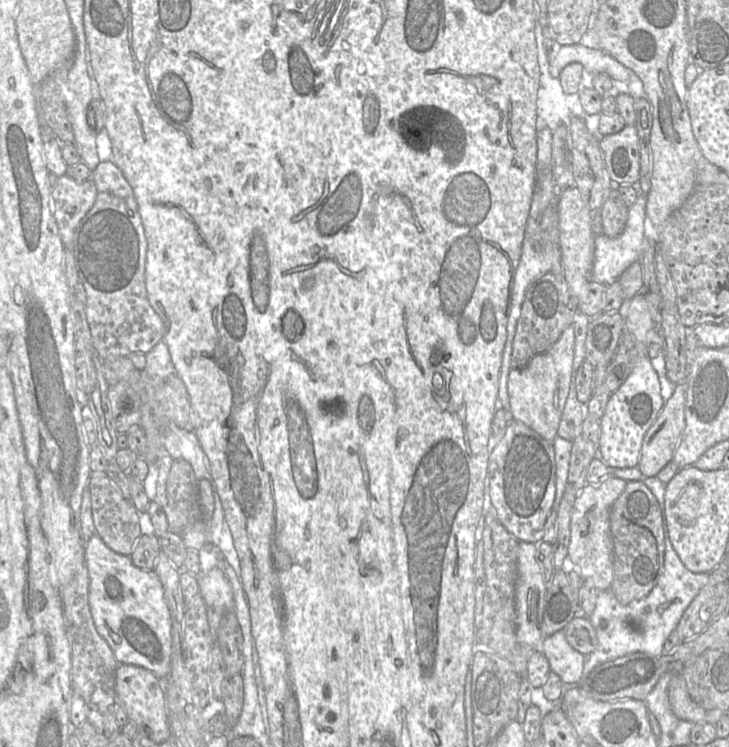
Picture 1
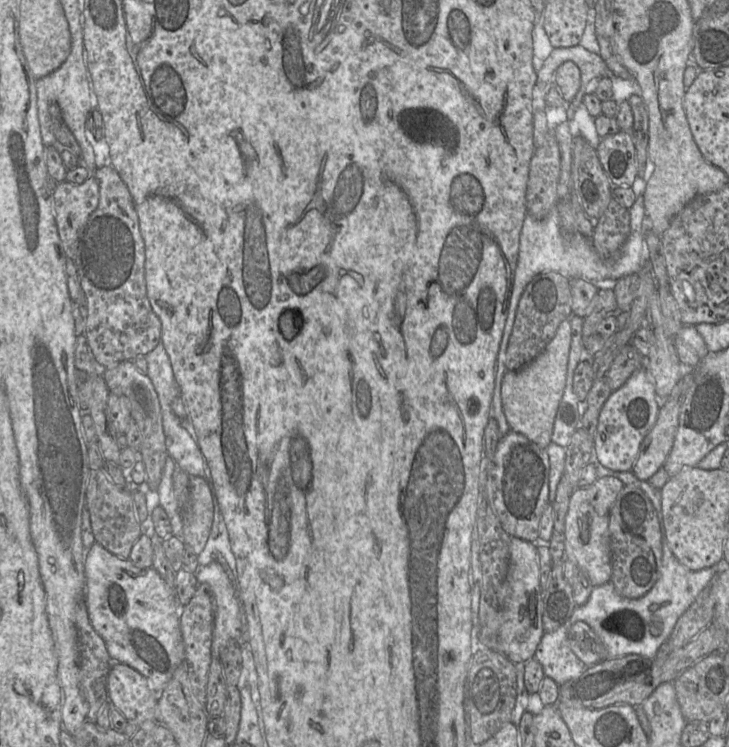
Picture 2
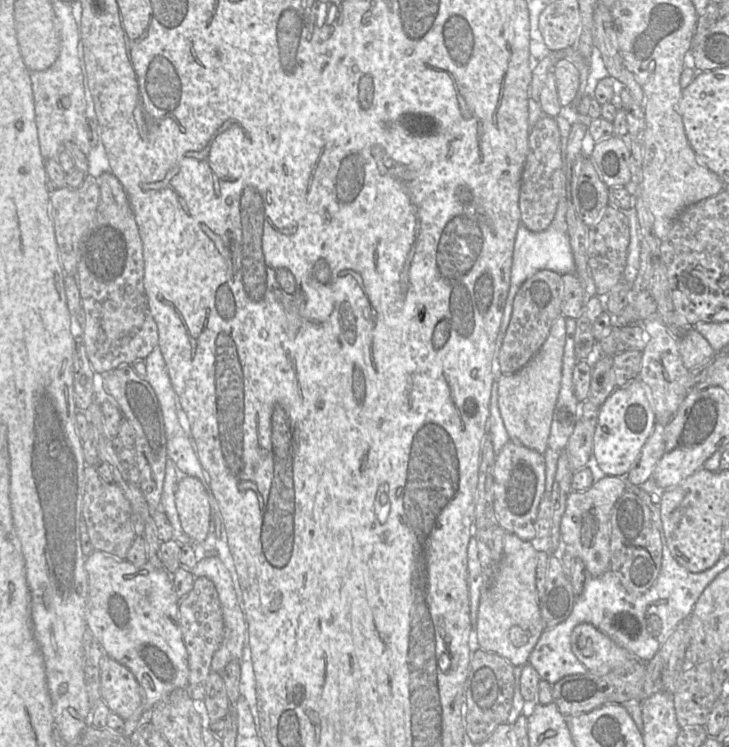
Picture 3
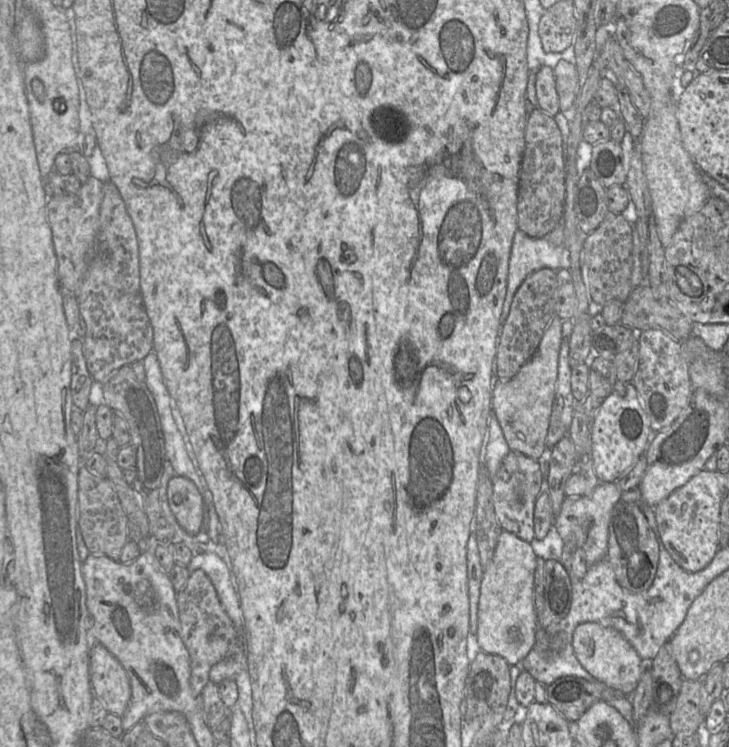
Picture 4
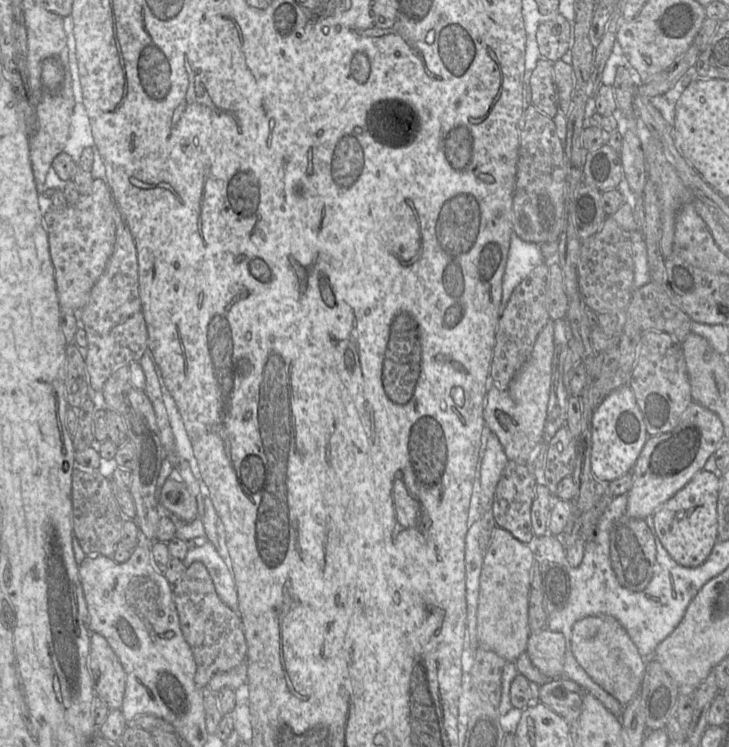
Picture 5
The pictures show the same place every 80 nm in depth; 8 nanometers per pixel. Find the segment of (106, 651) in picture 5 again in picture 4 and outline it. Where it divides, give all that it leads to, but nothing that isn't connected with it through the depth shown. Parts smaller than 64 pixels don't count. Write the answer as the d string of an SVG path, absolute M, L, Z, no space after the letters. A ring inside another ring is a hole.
M93 642L90 648L89 673L95 698L103 703L108 713L122 717L131 698L130 681L119 661L98 642Z

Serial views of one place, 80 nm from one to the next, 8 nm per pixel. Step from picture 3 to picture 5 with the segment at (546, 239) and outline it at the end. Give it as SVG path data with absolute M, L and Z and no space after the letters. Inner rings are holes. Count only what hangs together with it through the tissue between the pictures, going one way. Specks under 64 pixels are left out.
M513 232L502 278L499 317L503 313L514 289L534 268L541 264L545 264L545 259L540 251L539 244L525 242Z

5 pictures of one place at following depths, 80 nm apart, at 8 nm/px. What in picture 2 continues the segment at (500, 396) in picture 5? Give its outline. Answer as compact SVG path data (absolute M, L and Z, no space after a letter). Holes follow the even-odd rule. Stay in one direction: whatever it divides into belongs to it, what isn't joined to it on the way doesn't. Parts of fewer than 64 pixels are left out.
M567 319L560 323L553 339L532 362L517 371L506 370L502 379L502 407L511 430L525 435L542 448L551 443L557 409L566 385L570 345L571 325Z

